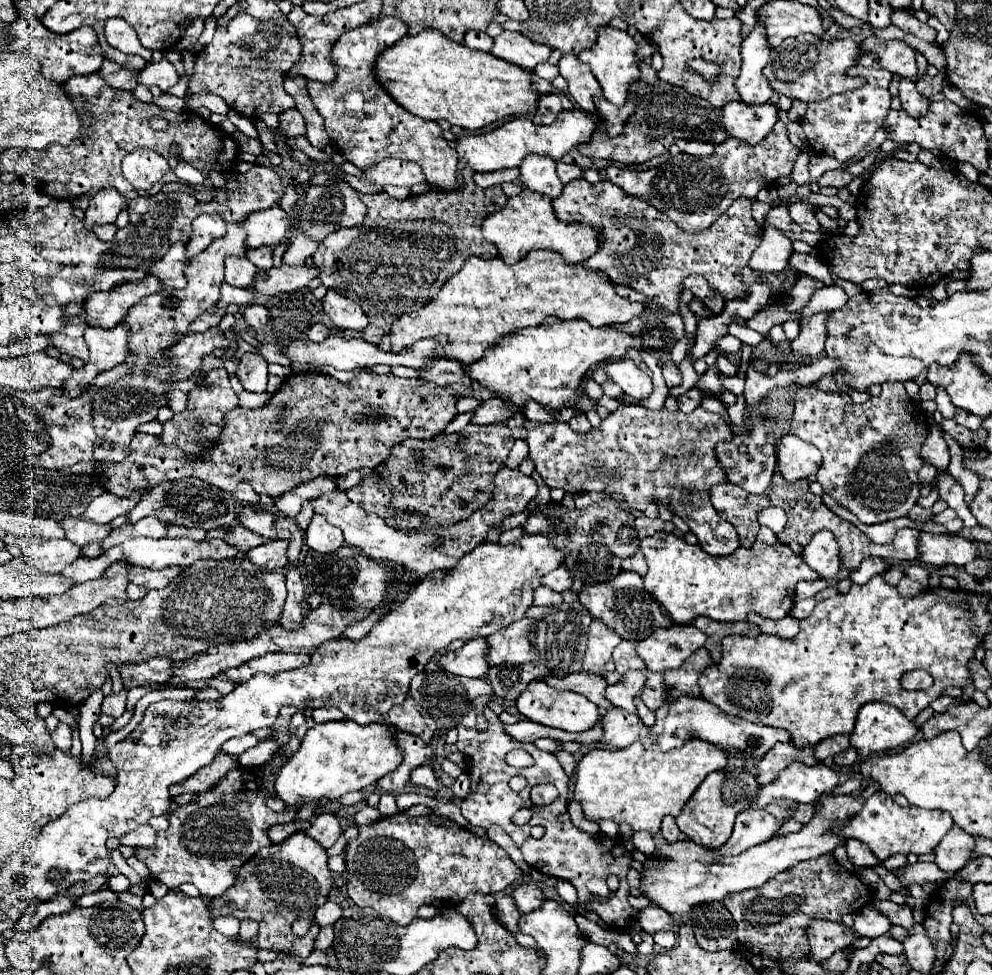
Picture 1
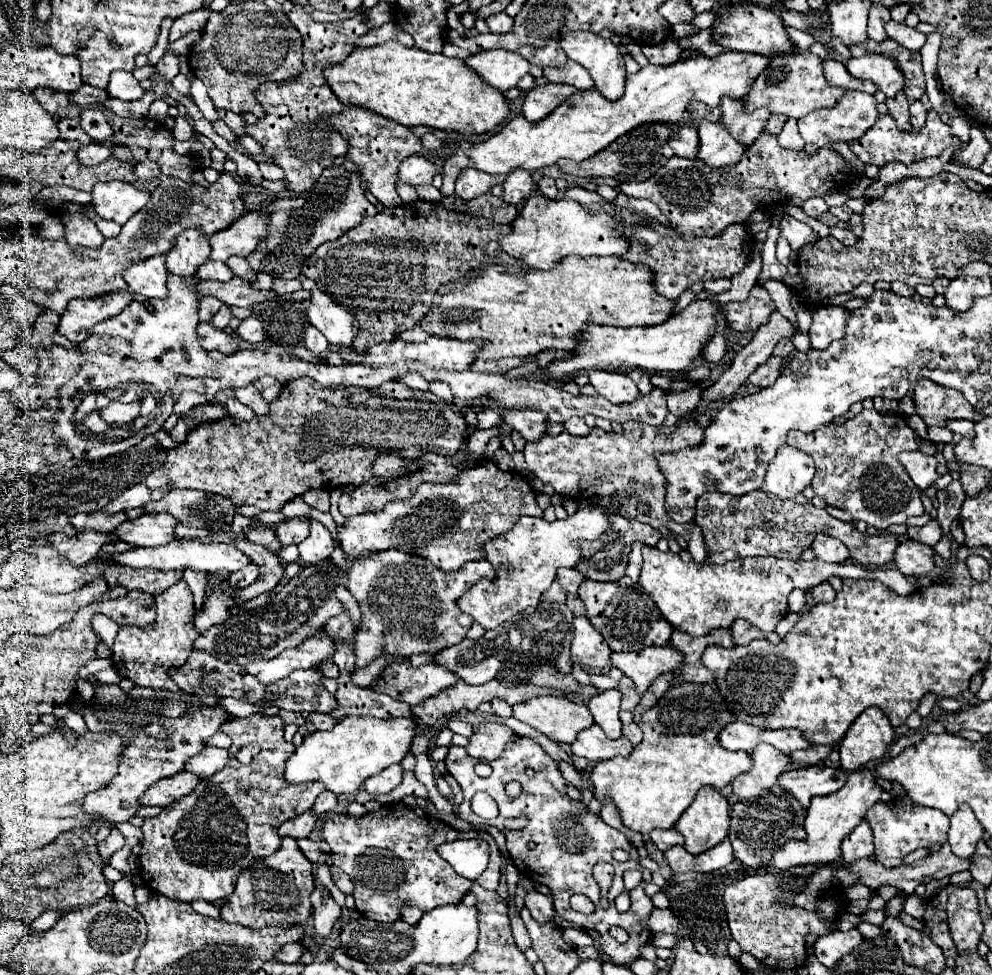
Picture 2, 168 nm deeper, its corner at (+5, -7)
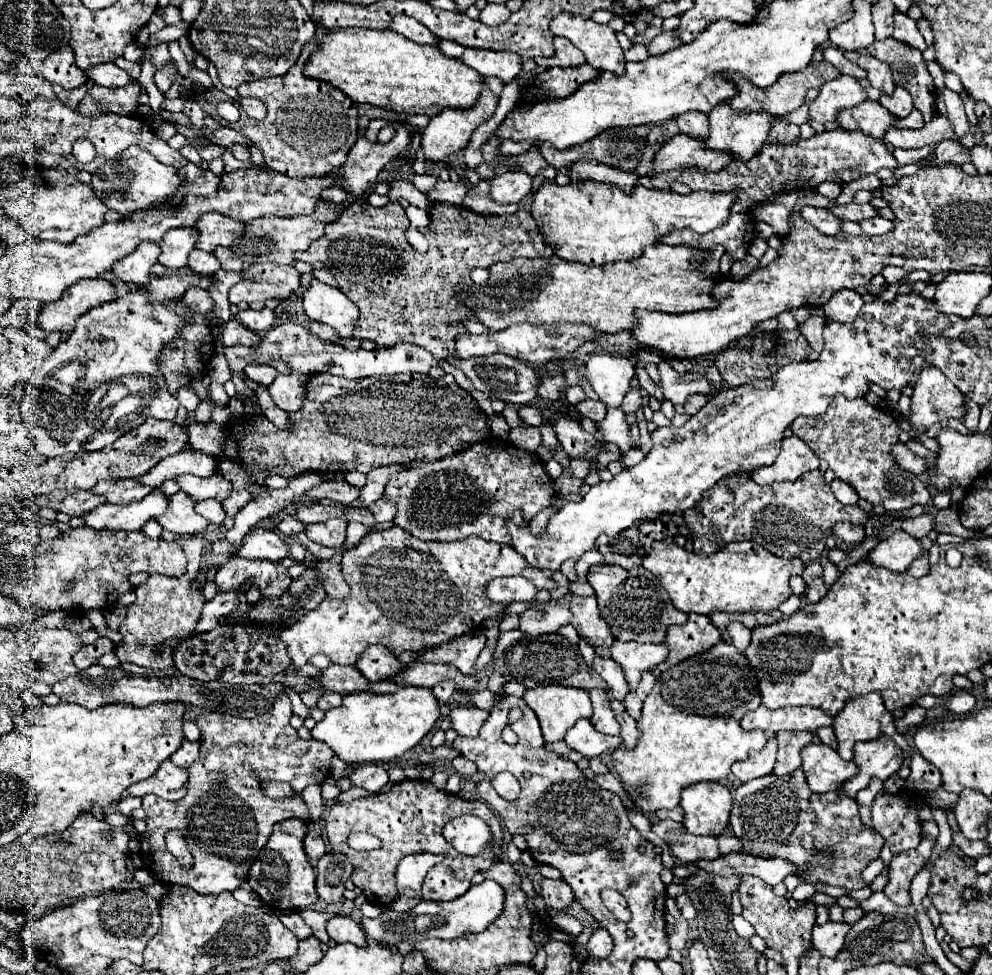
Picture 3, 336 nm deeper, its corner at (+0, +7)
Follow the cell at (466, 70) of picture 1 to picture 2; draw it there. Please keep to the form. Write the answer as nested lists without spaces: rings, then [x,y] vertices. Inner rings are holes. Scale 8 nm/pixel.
[[[397,42],[355,48],[341,64],[327,66],[323,76],[339,102],[367,108],[403,126],[429,126],[471,136],[493,130],[509,116],[503,94],[481,84],[481,80],[465,68],[463,60],[427,54],[419,48],[405,48]]]

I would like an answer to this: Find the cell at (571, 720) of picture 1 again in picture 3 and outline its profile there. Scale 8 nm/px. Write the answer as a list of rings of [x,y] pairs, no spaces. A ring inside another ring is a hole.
[[[558,684],[538,686],[524,692],[524,702],[536,712],[546,742],[560,742],[566,730],[580,718],[590,718],[592,702],[586,690]]]

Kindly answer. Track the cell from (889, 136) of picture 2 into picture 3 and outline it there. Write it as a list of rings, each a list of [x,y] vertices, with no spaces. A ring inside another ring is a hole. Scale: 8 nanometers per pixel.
[[[868,100],[850,110],[842,110],[838,122],[844,130],[860,130],[870,138],[882,140],[886,130],[896,128],[898,118],[894,118],[894,114],[890,114],[880,102]]]

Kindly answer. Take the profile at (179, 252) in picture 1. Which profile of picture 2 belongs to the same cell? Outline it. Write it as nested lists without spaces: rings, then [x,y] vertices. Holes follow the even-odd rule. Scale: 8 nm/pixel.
[[[151,256],[123,272],[123,280],[129,286],[129,292],[141,298],[167,296],[167,276],[165,256]]]

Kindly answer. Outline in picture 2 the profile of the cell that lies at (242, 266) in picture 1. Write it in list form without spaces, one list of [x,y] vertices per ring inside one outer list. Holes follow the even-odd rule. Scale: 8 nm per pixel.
[[[207,260],[203,262],[195,276],[199,280],[219,280],[219,282],[225,282],[225,280],[231,280],[233,278],[233,272],[223,264],[223,262],[213,262],[213,260]]]

